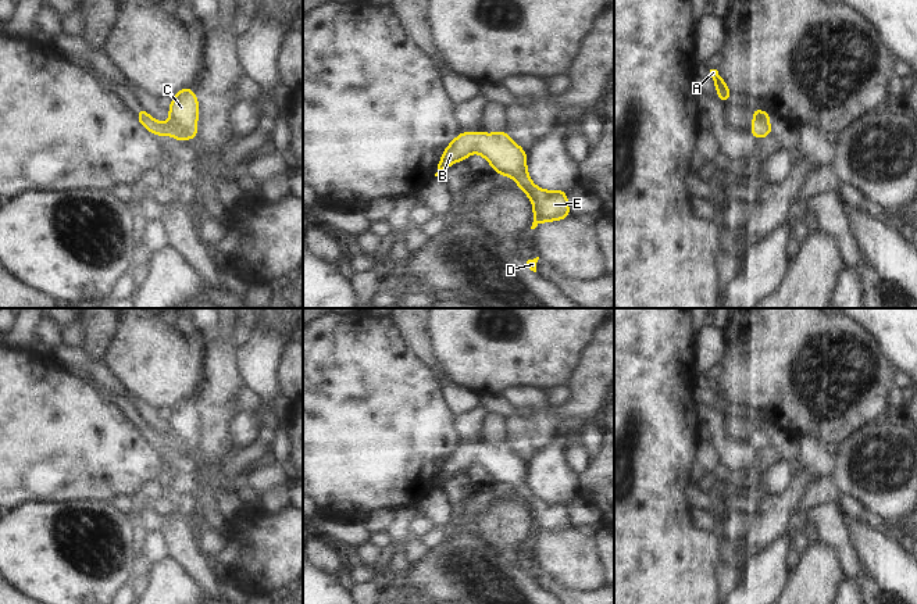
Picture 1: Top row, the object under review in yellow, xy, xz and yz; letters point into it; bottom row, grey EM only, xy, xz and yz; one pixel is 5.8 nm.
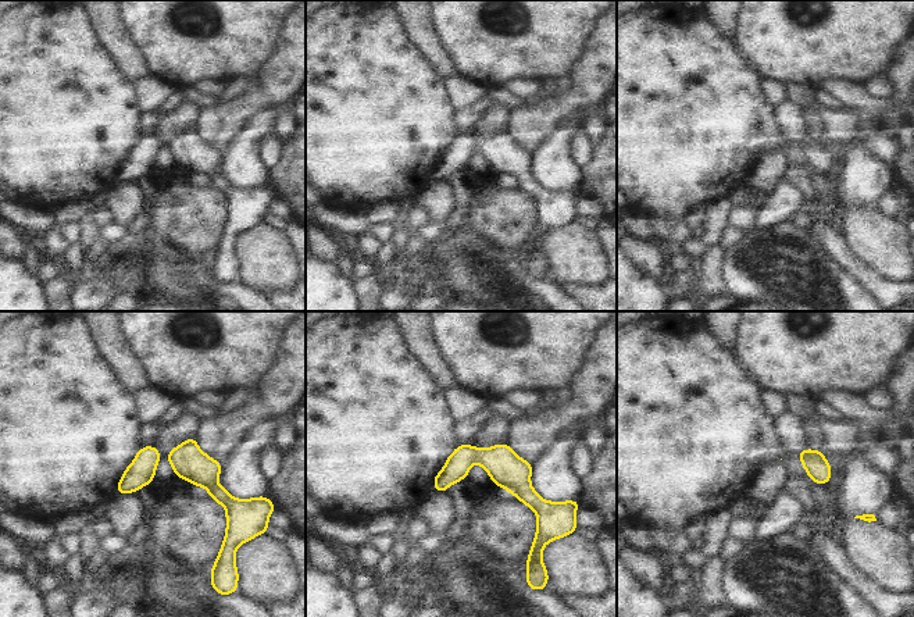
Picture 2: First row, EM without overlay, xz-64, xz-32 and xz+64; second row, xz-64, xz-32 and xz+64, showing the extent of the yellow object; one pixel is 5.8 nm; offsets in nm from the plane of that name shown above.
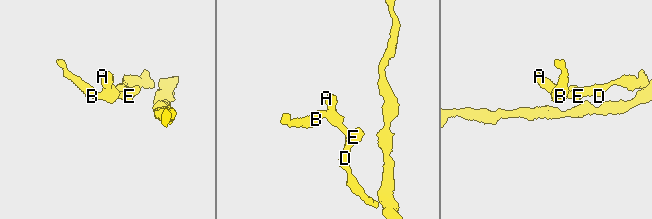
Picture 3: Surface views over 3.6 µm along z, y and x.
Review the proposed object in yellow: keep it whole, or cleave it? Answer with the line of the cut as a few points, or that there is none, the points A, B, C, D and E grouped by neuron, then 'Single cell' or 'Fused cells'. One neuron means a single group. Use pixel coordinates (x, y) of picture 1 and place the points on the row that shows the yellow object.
No split. Groups: A B C D E. Single cell

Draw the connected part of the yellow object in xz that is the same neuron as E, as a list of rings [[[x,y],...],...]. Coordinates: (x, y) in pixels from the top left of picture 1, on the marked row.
[[[506,131],[497,133],[460,132],[445,149],[435,176],[452,164],[467,160],[474,151],[485,157],[496,174],[513,178],[518,189],[531,199],[534,205],[531,229],[535,229],[539,222],[560,221],[571,215],[567,192],[536,187],[527,172],[527,151],[513,142]]]

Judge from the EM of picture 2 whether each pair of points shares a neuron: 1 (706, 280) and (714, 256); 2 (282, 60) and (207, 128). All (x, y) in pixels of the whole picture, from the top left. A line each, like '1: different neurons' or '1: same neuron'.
1: same neuron
2: same neuron

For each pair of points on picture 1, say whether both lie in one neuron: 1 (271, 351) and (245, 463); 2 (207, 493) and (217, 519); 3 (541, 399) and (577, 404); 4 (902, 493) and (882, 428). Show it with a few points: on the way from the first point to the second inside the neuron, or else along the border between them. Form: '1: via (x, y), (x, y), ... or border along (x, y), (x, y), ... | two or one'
1: via (266, 379), (266, 410), (268, 414), (266, 435) | one
2: via (207, 500), (210, 513) | one
3: border along (548, 404), (534, 411) | two
4: via (885, 476), (882, 470), (882, 445) | one

